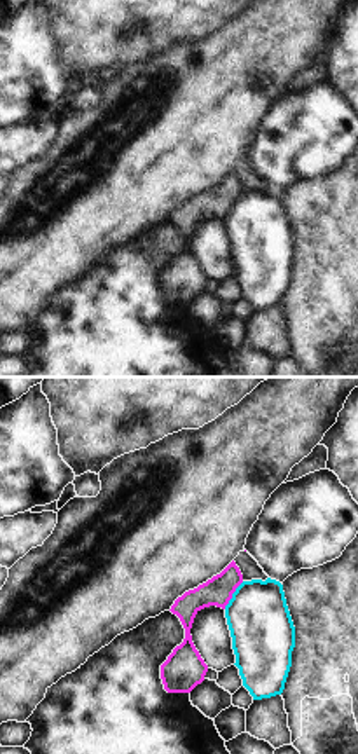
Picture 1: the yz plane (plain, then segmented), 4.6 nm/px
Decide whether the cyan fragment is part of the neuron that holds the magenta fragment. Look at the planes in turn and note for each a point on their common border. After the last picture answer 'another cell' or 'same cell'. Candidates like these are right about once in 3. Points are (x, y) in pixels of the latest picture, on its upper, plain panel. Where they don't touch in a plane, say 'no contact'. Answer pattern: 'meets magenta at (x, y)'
meets magenta at (231, 205)

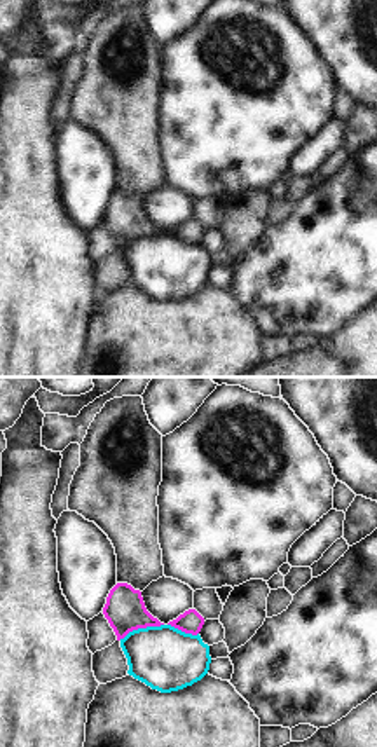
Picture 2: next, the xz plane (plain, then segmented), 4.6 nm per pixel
meets magenta at (140, 236)

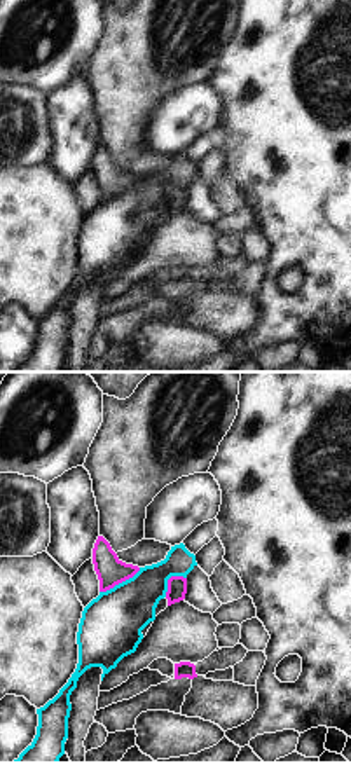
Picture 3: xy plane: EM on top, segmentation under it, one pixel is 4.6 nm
meets magenta at (119, 191)

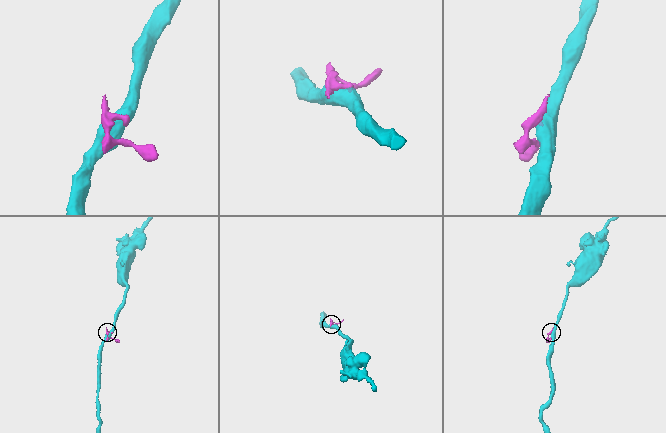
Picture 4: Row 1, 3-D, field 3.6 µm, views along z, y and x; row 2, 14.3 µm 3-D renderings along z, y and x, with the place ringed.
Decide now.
another cell

